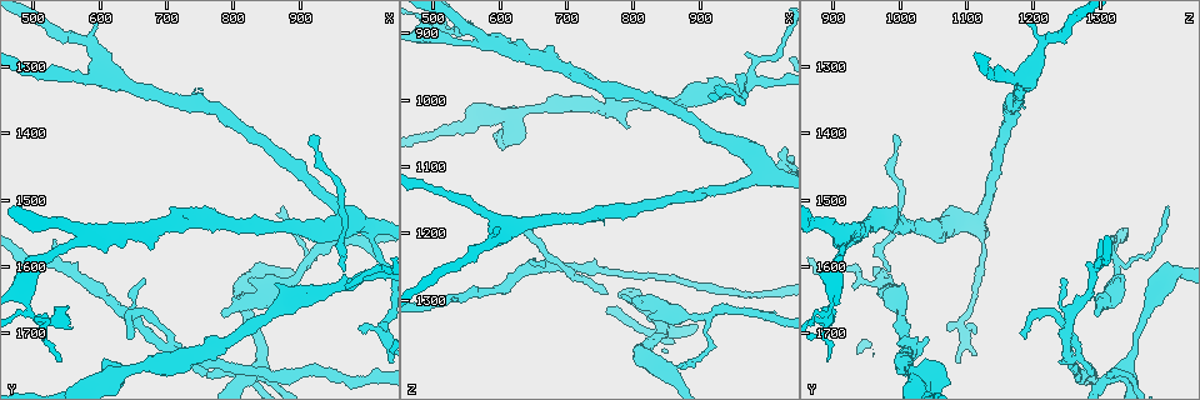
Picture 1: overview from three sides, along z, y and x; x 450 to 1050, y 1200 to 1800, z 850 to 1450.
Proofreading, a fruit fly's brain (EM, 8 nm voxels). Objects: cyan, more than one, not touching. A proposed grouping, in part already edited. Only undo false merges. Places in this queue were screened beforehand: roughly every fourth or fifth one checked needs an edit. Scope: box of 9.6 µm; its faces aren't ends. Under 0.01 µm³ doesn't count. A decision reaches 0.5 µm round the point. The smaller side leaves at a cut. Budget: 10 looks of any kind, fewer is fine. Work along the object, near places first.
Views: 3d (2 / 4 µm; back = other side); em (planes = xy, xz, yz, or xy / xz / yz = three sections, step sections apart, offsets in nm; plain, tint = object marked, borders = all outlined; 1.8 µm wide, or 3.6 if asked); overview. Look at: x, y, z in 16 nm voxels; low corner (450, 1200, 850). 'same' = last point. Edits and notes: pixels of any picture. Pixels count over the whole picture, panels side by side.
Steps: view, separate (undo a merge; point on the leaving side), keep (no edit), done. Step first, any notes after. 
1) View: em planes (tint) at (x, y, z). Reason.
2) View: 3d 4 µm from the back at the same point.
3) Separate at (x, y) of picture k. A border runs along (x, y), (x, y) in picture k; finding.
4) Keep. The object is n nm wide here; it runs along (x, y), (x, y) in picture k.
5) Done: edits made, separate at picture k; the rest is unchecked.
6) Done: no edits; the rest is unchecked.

View: em xy step 16 (borders) at (840, 1745, 1340). Sharp bend.

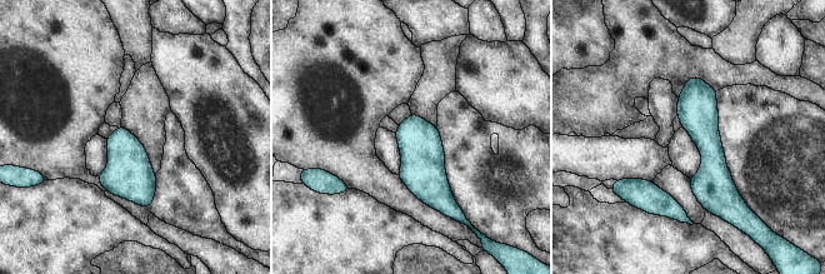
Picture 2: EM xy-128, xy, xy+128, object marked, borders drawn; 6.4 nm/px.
Keep. The object is 180 nm wide here; it runs along (693, 80), (711, 148), (716, 207) in picture 2; one cell here.

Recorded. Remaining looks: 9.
View: em yz step 16 (tint) at (680, 1545, 945).

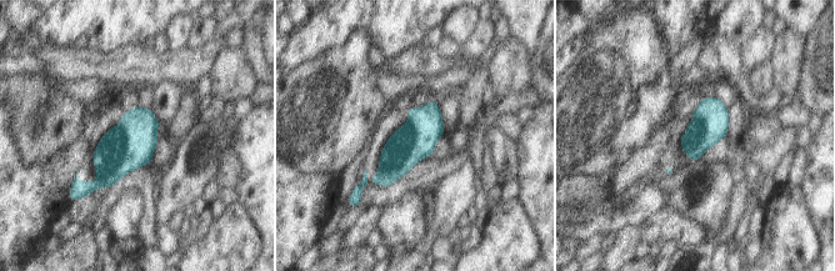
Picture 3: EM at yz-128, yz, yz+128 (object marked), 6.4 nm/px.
Keep. The object is 220 nm wide here; it runs along (434, 104), (421, 133), (359, 187) in picture 3; one cell here.

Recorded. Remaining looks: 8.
View: em planes (tint) at (985, 1530, 1095).

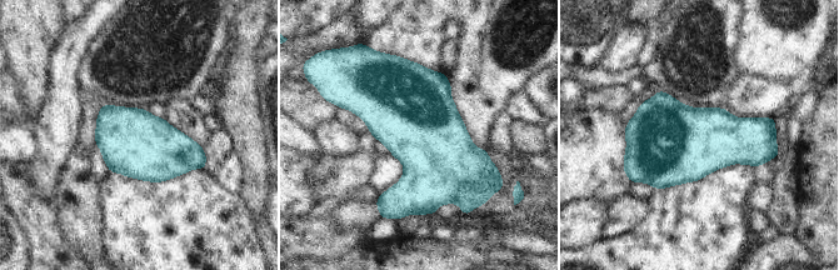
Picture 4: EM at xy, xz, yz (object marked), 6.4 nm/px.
Keep. All the same cell.

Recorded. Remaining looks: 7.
View: em planes (plain) at (510, 1685, 890). Narrows sharply.

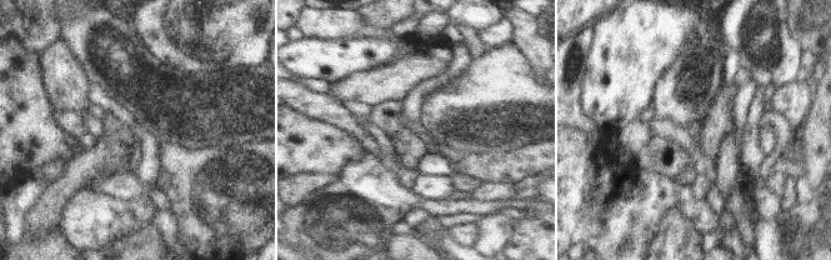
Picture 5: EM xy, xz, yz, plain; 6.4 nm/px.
View: em planes (tint) at the same point. Where the object lies.

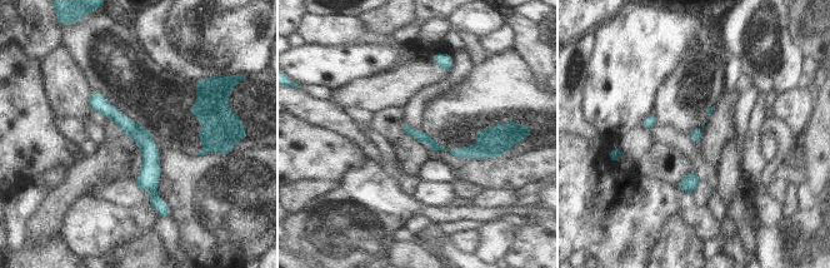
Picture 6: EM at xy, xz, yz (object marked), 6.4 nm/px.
Separate at (143, 128) of picture 6. The part that leaves runs along (493, 130), (474, 152), (450, 152), (429, 142) in picture 6; a second cell is stuck on.

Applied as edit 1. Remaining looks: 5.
Done: edits made, separate at picture 6; the rest is unchecked.

